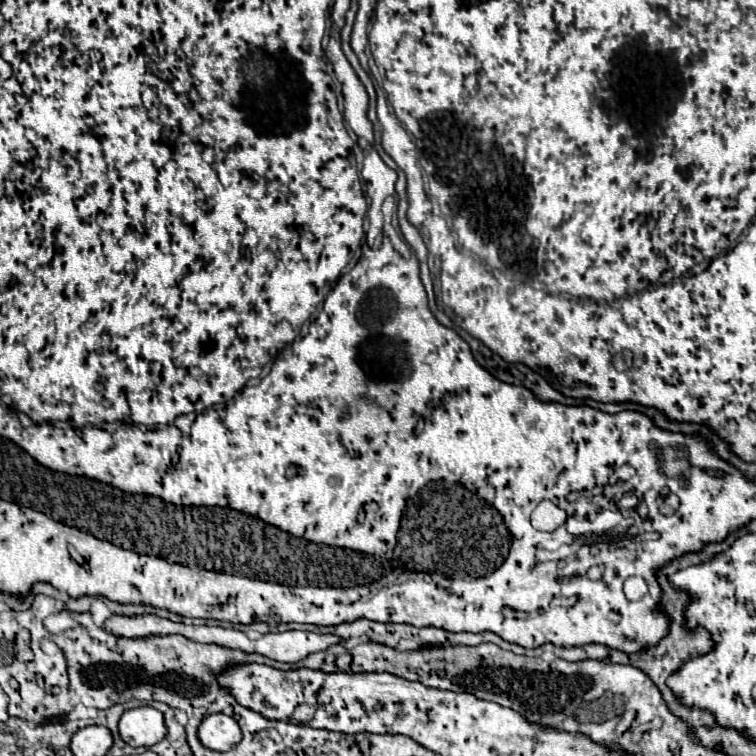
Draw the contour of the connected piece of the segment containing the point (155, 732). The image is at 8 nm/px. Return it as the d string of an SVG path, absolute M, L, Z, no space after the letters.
M154 707L128 709L120 719L120 735L132 747L152 747L166 733L164 715Z

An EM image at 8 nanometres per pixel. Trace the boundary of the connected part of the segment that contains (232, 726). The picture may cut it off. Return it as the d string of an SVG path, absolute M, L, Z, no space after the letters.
M216 713L216 715L208 715L202 721L198 729L198 737L206 747L214 751L230 751L234 745L240 743L242 731L232 717Z

